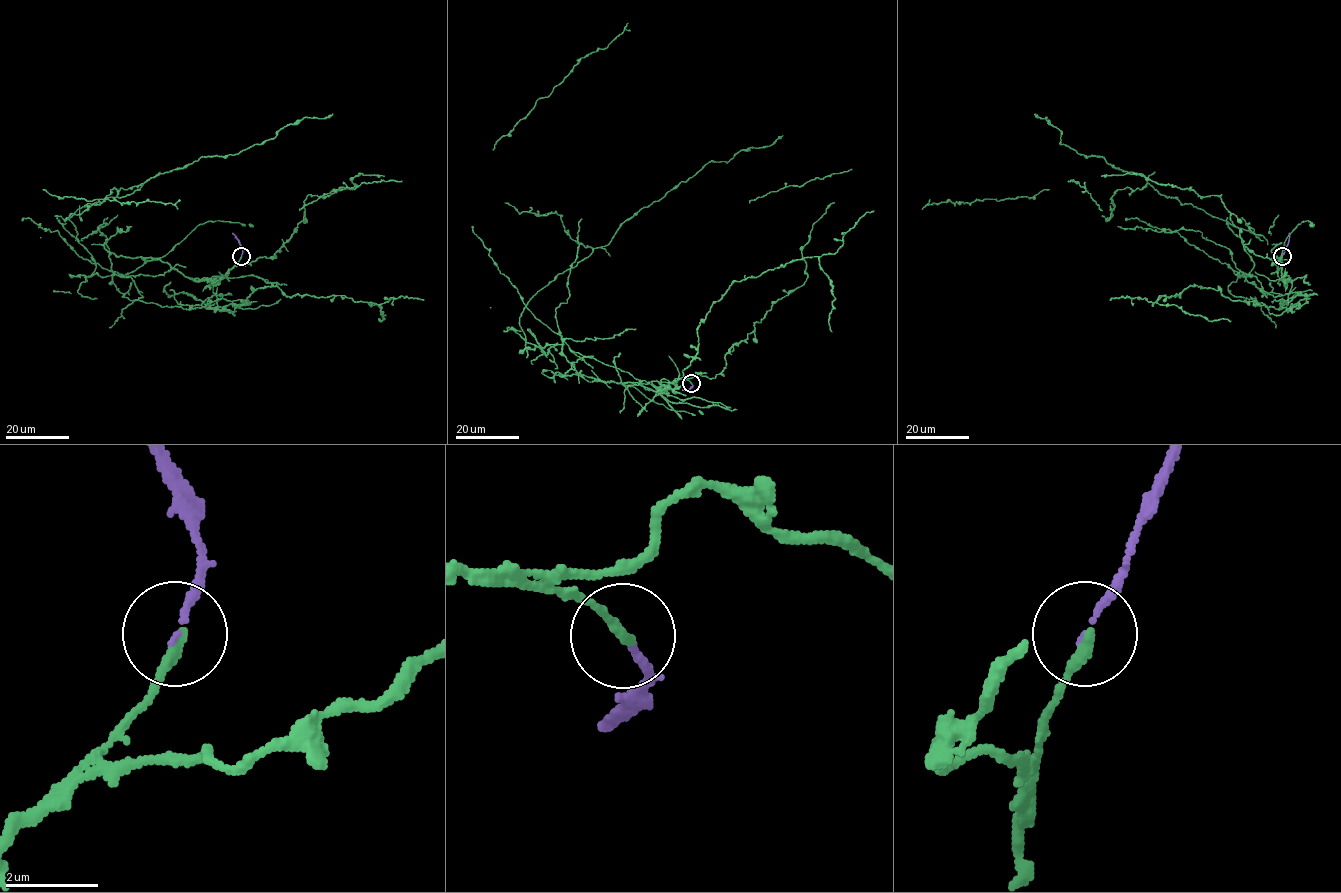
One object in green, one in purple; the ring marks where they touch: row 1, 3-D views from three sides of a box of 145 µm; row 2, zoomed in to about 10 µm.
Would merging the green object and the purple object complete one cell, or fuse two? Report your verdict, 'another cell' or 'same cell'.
another cell

